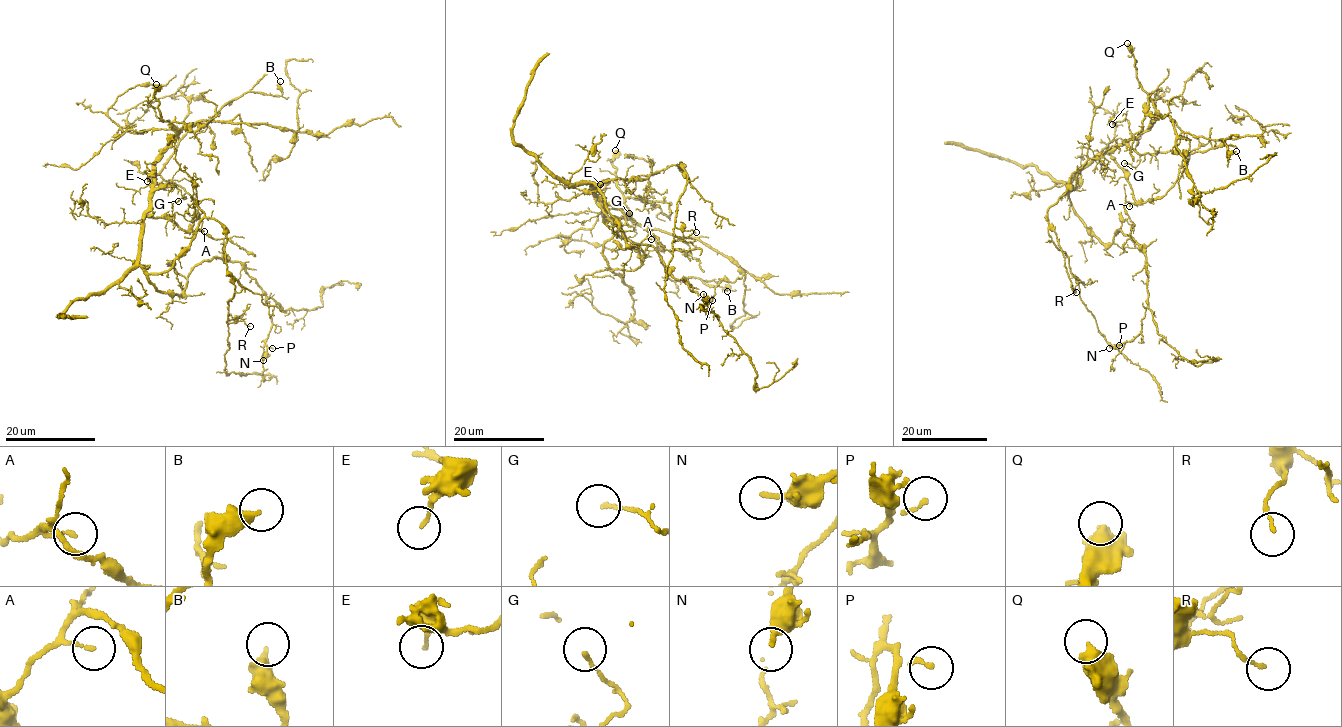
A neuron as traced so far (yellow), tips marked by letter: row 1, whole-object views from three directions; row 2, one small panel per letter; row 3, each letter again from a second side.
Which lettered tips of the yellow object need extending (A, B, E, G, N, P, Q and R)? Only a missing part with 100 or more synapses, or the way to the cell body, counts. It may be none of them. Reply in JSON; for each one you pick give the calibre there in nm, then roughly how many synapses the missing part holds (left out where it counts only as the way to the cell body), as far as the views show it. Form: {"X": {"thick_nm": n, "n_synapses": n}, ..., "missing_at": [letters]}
{"missing_at": []}

